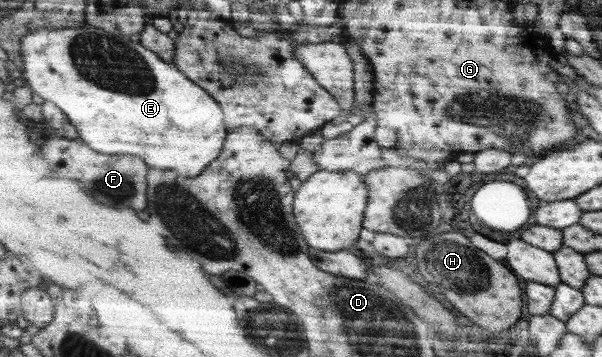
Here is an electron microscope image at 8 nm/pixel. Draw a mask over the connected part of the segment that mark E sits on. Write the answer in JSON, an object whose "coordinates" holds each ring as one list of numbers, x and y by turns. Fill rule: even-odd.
{"coordinates":[[84,23,76,29,32,31,26,33,21,44,22,70,33,94,56,104,92,150,100,154,134,154,149,168,170,168,182,176,198,176,220,157,229,136,221,105,173,63,167,63,140,42]]}

